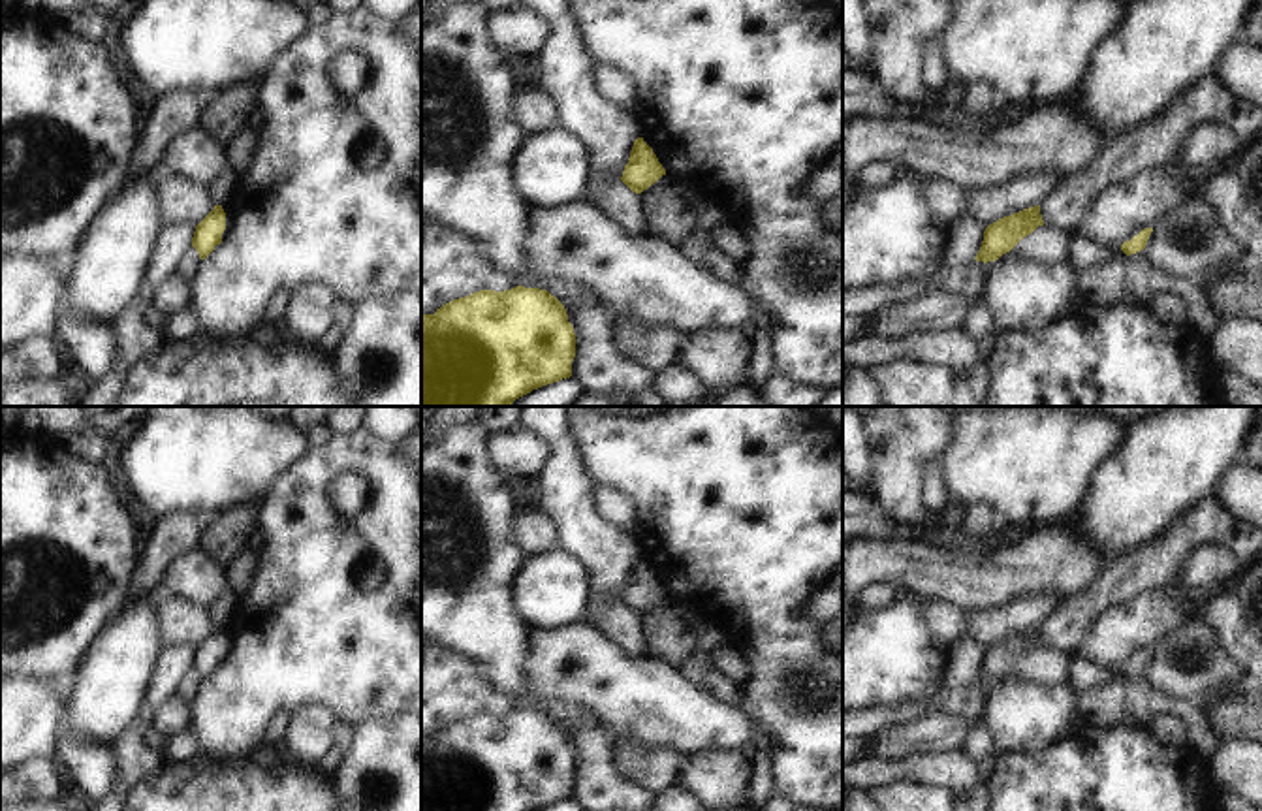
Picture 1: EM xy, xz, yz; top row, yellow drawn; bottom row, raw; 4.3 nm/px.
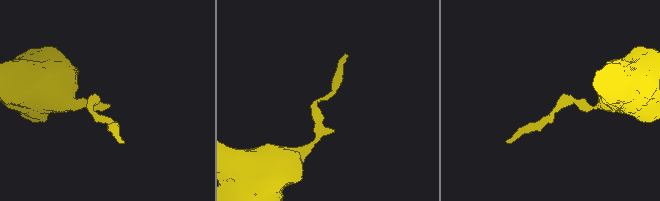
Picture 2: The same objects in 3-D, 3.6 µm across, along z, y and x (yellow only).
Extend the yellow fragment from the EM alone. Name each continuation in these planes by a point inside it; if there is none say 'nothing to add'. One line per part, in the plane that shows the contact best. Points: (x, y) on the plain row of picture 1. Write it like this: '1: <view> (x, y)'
nothing to add

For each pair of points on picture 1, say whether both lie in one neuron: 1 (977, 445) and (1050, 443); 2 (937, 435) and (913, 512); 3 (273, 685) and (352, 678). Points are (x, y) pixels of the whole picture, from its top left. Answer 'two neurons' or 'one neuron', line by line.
1: one neuron
2: one neuron
3: one neuron

